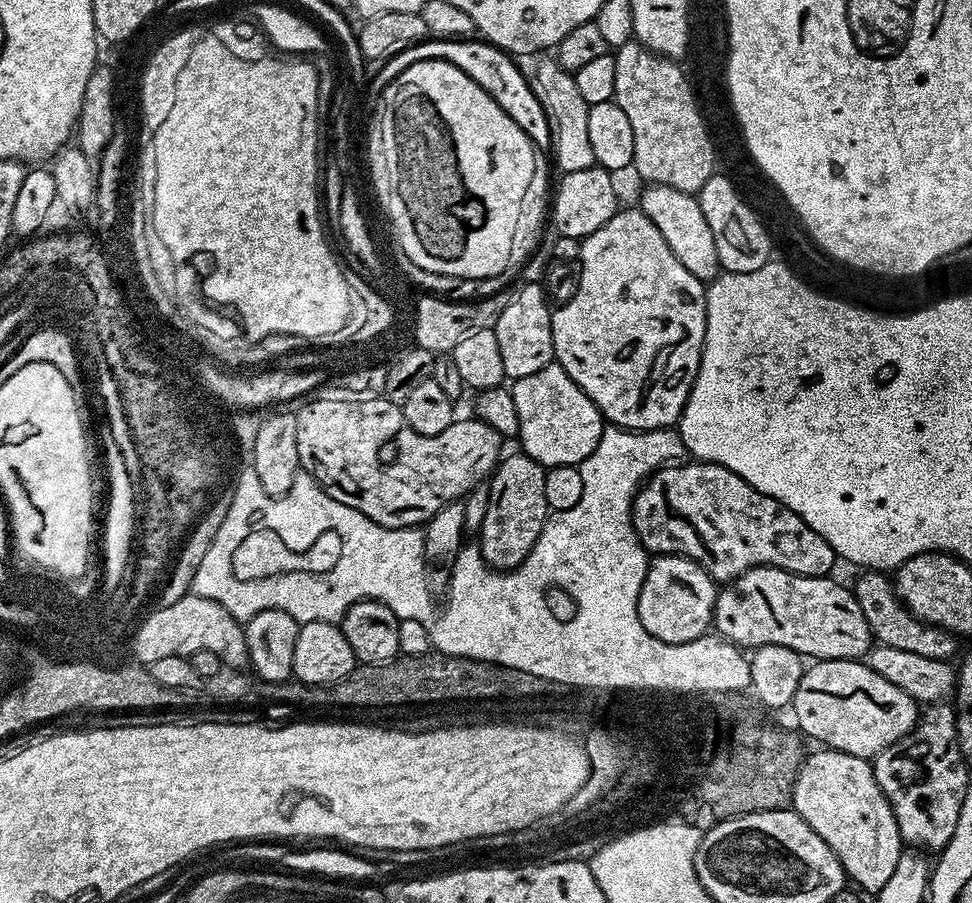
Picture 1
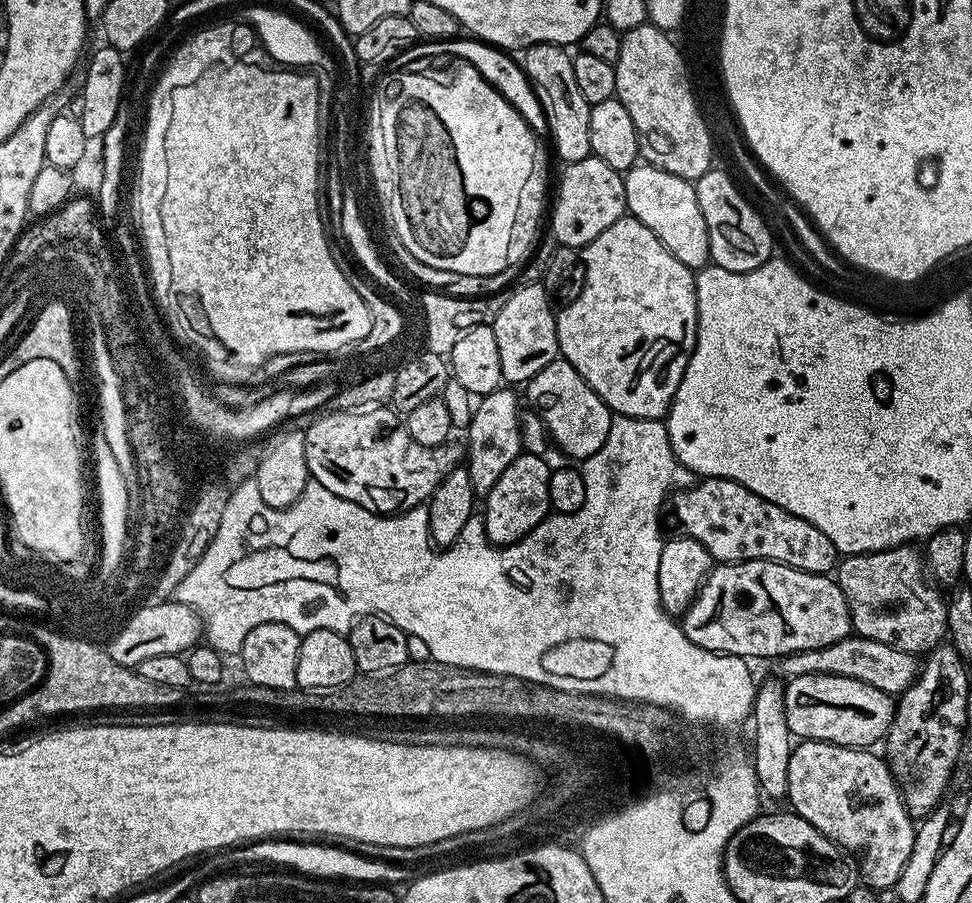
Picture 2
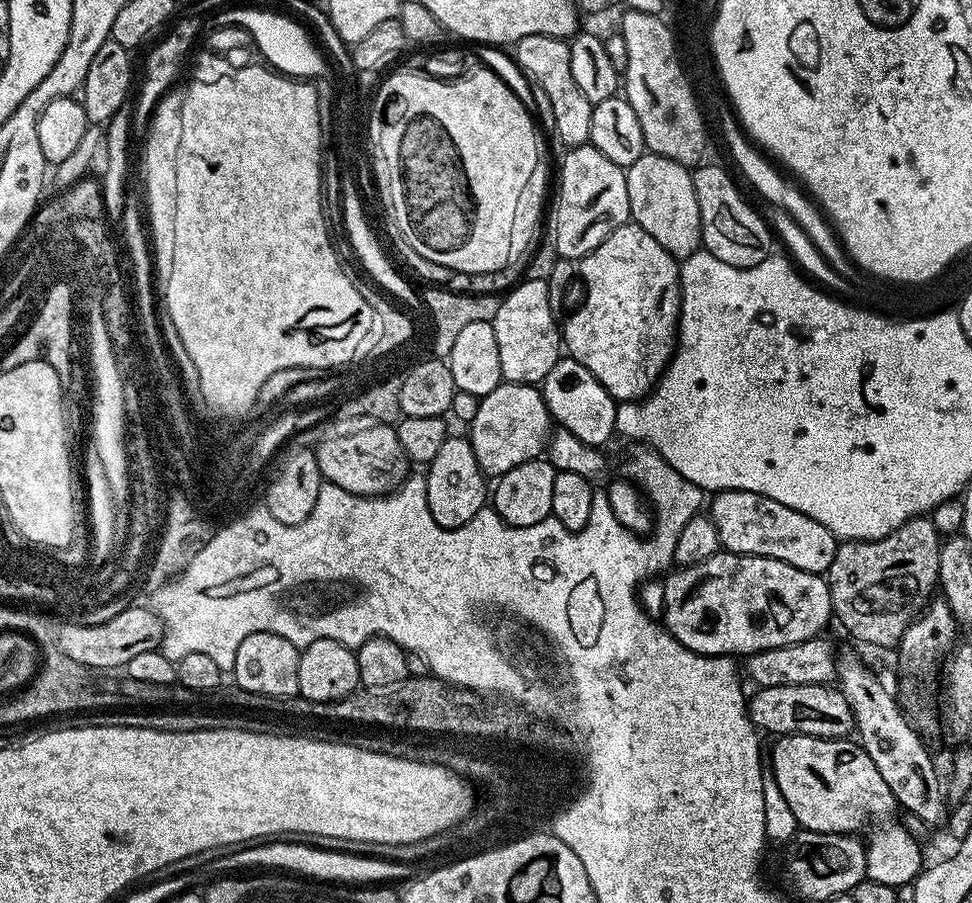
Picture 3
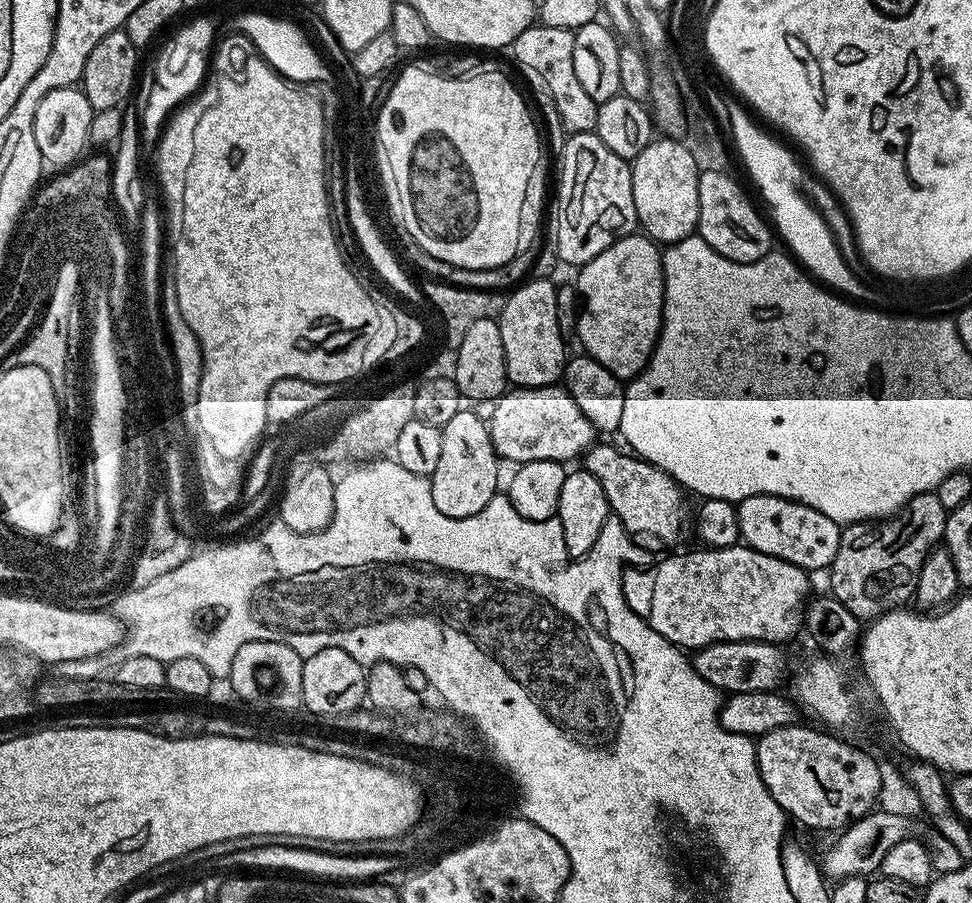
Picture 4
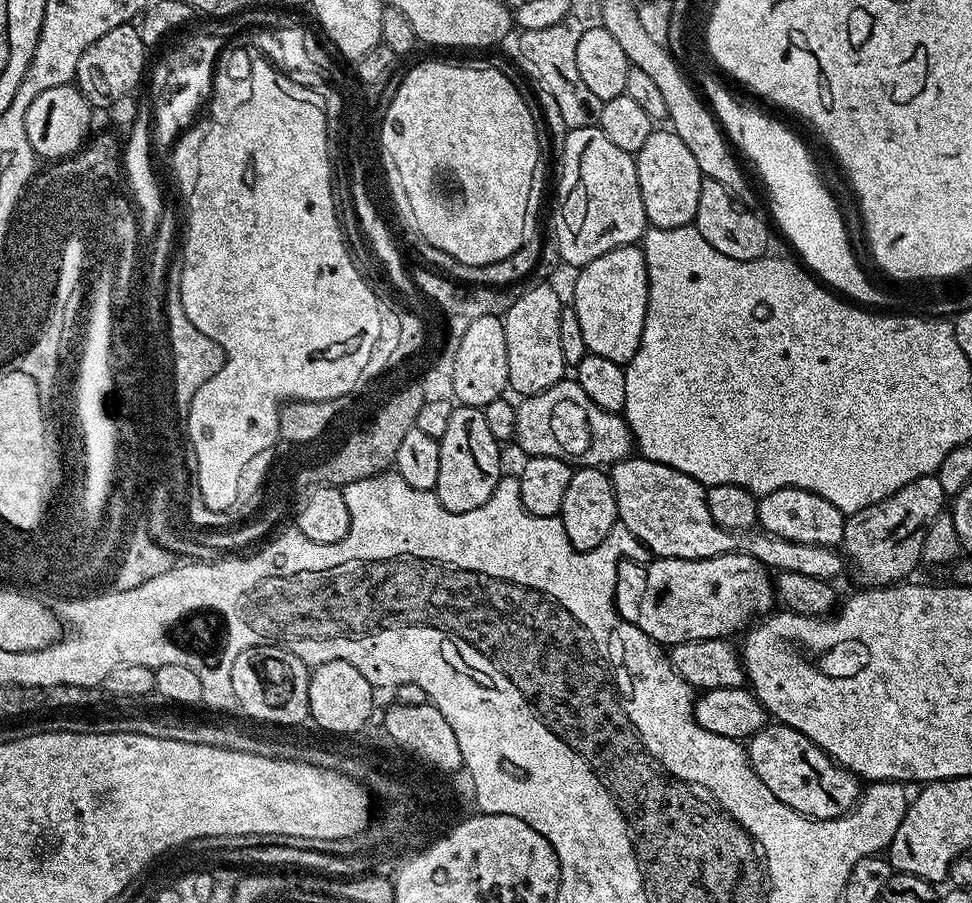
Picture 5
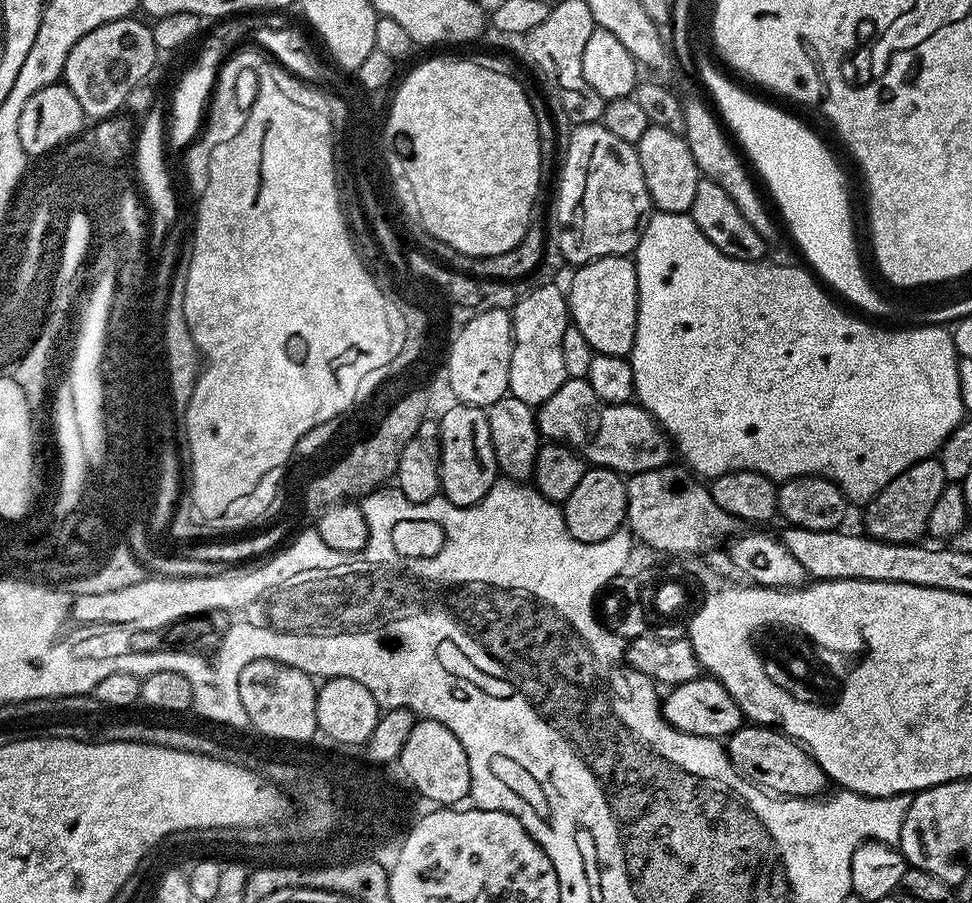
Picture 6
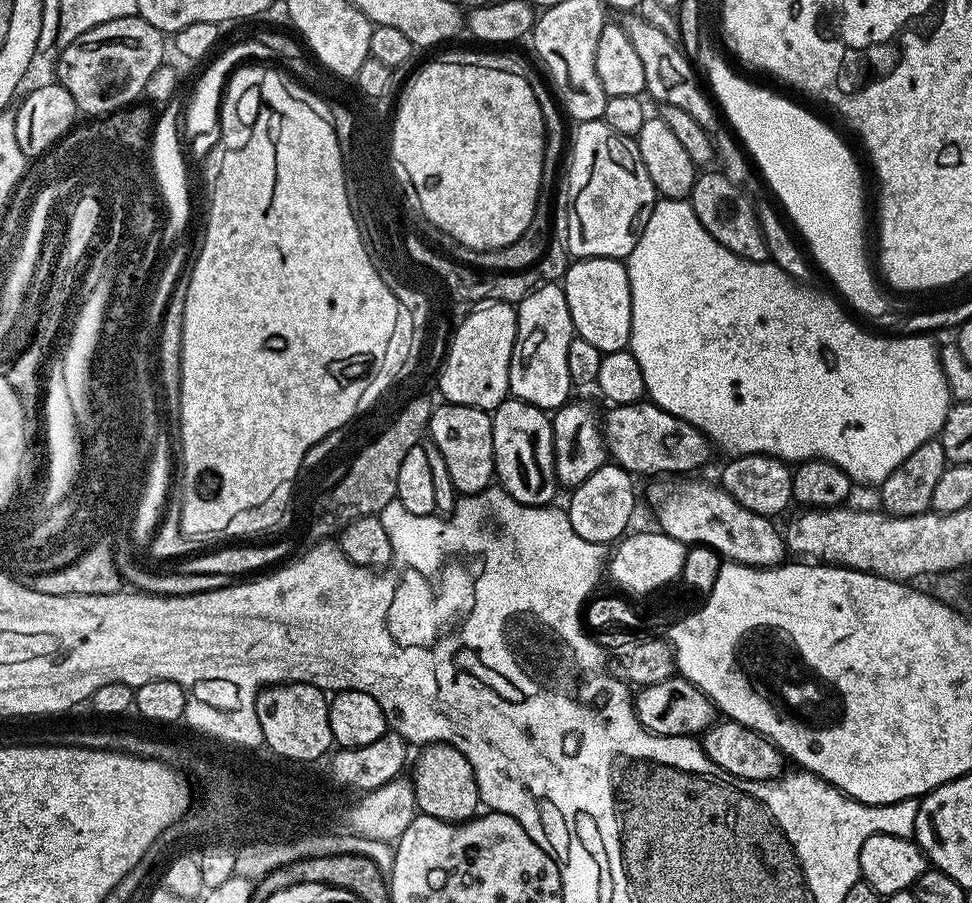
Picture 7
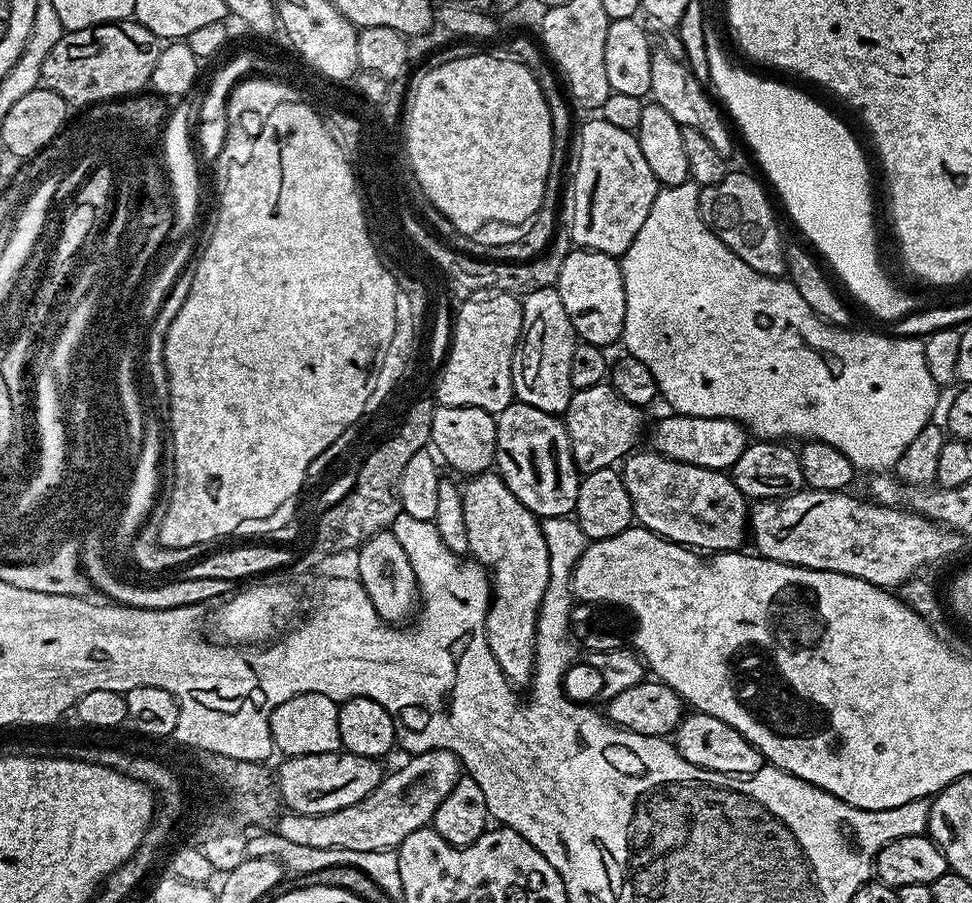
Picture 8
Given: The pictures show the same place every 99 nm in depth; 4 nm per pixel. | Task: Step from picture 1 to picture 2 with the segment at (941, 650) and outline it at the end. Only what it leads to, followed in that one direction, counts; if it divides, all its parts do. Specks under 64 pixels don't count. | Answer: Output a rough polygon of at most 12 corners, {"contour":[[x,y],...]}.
{"contour":[[912,546],[844,556],[855,635],[927,654],[948,605]]}

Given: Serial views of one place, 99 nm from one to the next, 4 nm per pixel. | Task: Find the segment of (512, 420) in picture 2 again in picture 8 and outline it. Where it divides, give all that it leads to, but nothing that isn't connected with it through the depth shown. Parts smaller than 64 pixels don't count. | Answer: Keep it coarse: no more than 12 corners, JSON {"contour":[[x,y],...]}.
{"contour":[[667,414],[651,451],[728,472],[750,433],[738,420]]}

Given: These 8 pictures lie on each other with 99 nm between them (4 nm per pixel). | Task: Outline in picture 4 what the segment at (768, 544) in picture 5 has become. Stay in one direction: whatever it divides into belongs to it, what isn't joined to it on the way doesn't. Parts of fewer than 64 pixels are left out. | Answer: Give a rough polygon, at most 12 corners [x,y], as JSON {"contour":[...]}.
{"contour":[[597,442],[583,471],[629,533],[674,543],[685,489],[635,454]]}

